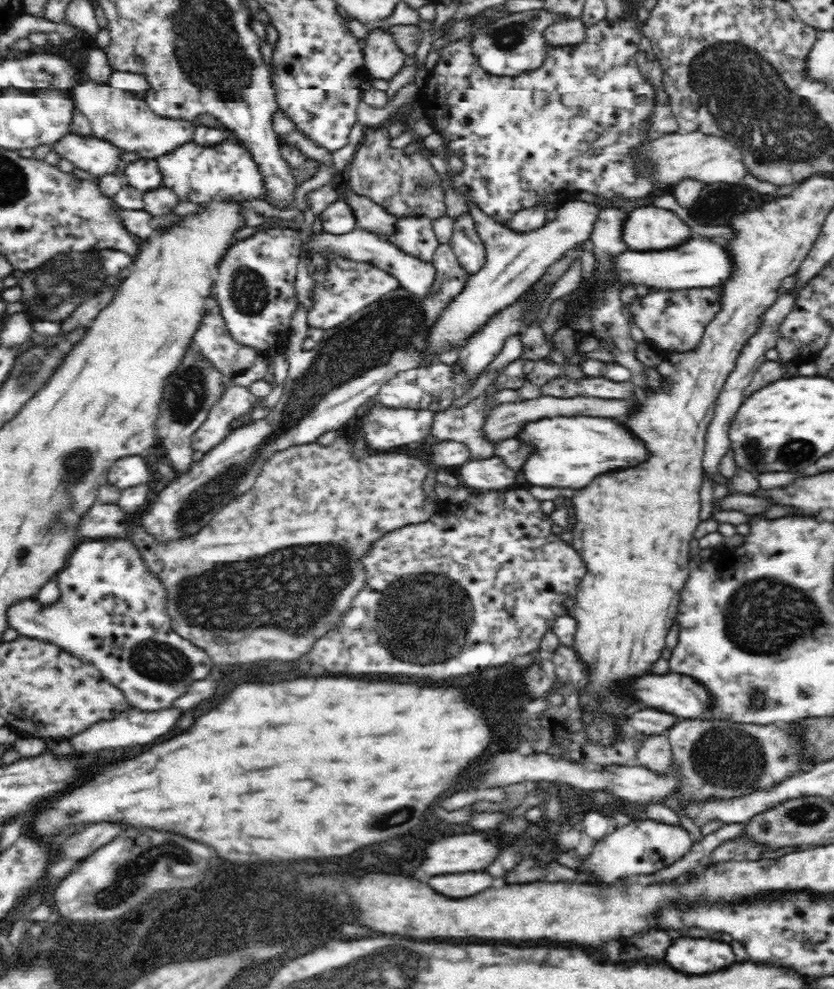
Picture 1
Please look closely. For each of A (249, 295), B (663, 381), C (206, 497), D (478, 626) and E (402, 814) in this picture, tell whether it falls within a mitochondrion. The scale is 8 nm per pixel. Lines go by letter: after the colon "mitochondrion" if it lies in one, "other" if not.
A: mitochondrion
B: other
C: mitochondrion
D: other
E: mitochondrion

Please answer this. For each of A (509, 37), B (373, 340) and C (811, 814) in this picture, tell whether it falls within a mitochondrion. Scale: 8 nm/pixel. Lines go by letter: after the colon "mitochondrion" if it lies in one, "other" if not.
A: mitochondrion
B: mitochondrion
C: mitochondrion

